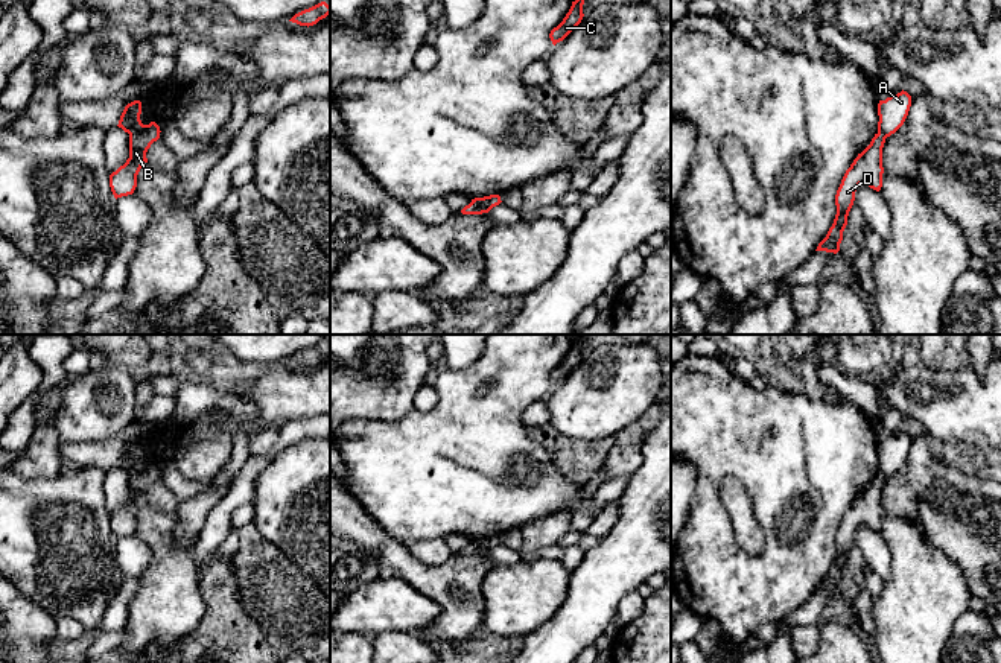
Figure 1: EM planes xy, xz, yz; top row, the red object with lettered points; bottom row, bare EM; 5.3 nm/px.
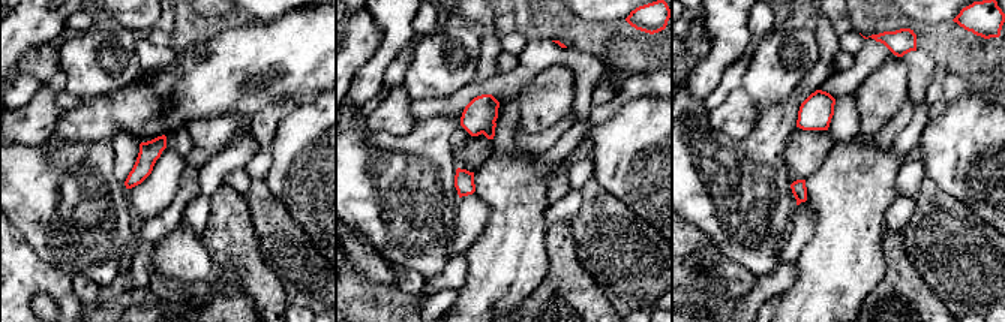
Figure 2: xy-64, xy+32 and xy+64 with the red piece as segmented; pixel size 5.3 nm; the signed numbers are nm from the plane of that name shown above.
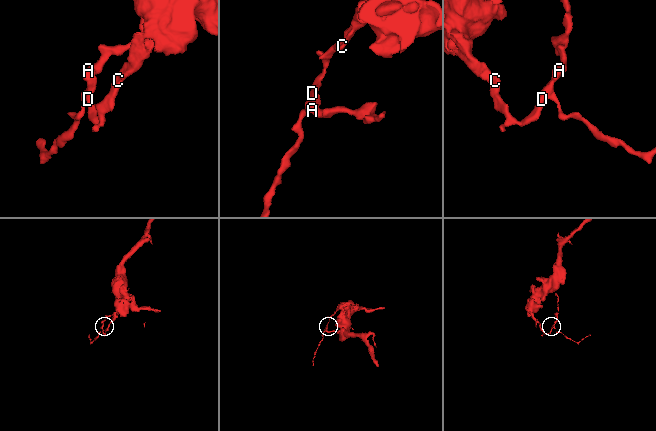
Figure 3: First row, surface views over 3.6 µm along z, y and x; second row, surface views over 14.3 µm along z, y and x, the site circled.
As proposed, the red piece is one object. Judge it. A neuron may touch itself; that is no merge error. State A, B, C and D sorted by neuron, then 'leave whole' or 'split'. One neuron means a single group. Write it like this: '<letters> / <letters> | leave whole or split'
A / B C D | split

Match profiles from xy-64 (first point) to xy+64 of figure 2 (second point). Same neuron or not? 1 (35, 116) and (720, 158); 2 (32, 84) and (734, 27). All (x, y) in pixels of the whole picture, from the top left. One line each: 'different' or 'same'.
1: different
2: same

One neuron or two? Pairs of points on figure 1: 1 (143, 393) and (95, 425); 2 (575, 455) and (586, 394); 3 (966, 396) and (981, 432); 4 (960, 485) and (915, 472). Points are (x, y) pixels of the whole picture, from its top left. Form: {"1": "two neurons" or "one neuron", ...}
{"1": "two neurons", "2": "two neurons", "3": "one neuron", "4": "one neuron"}

